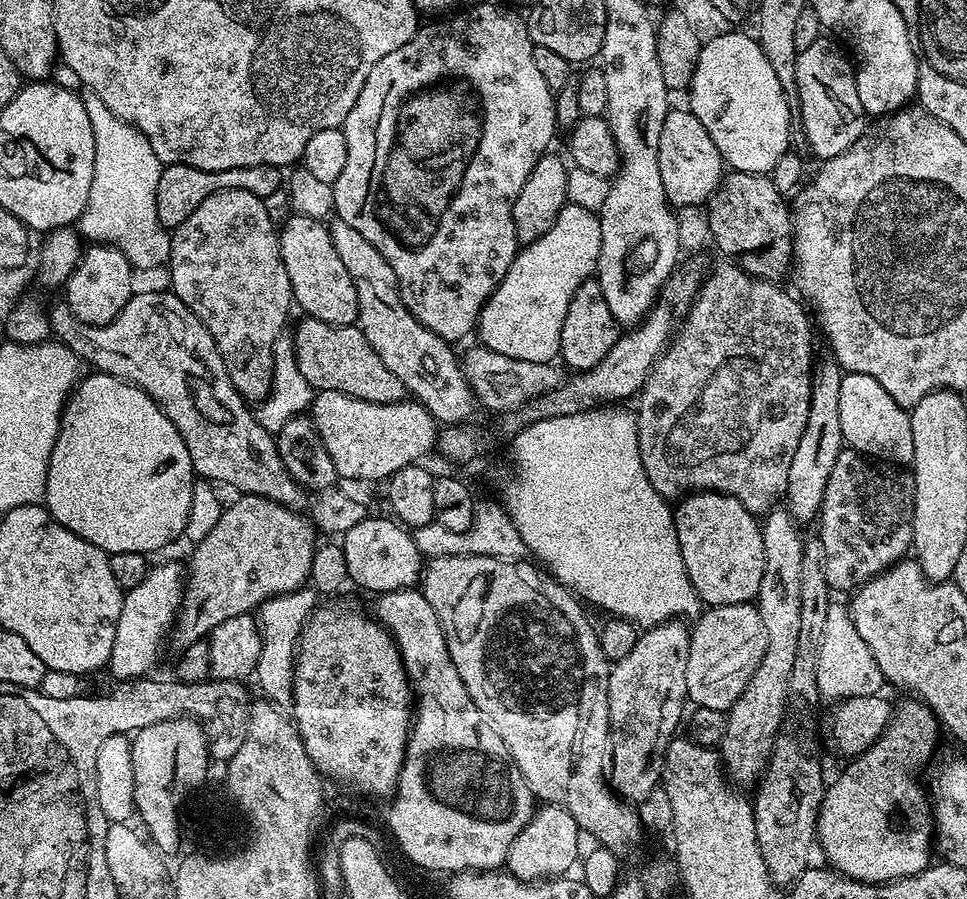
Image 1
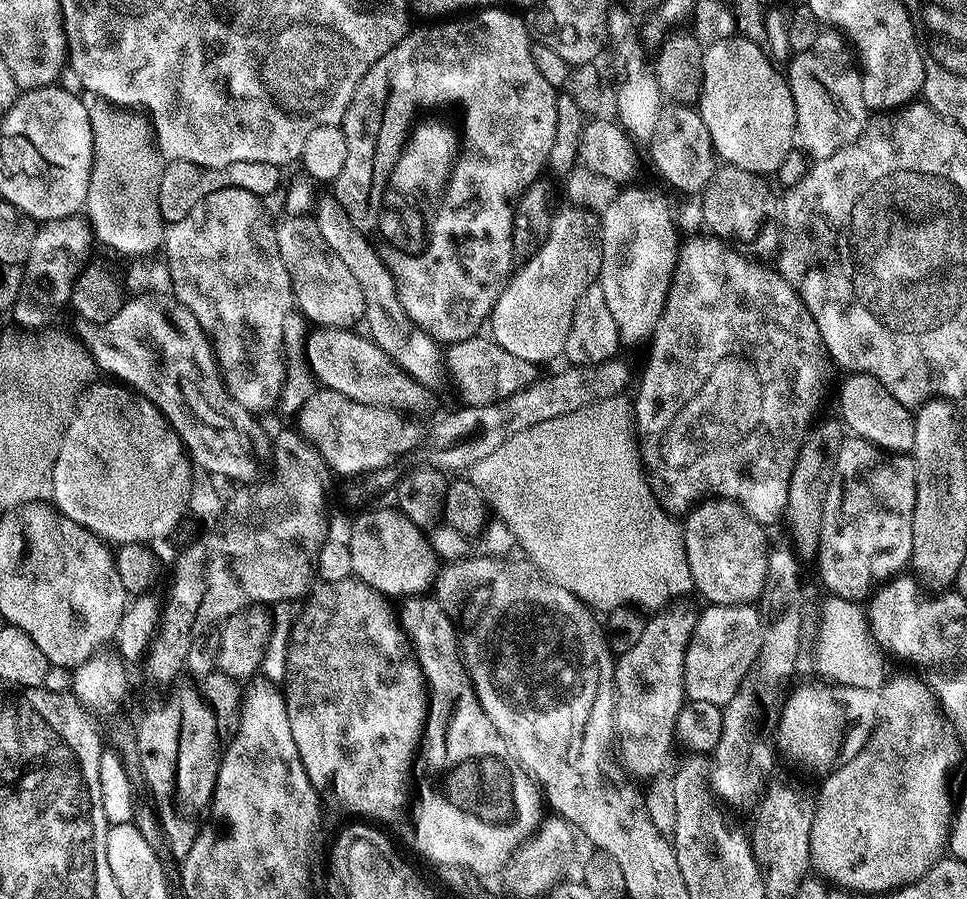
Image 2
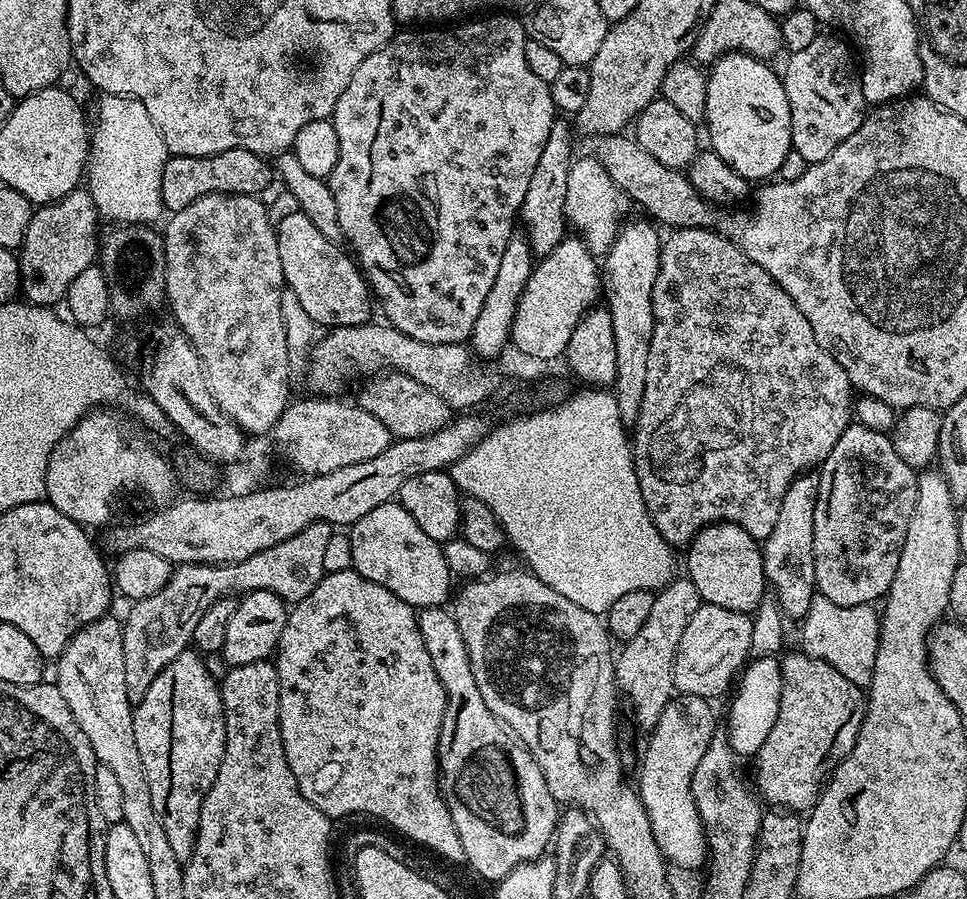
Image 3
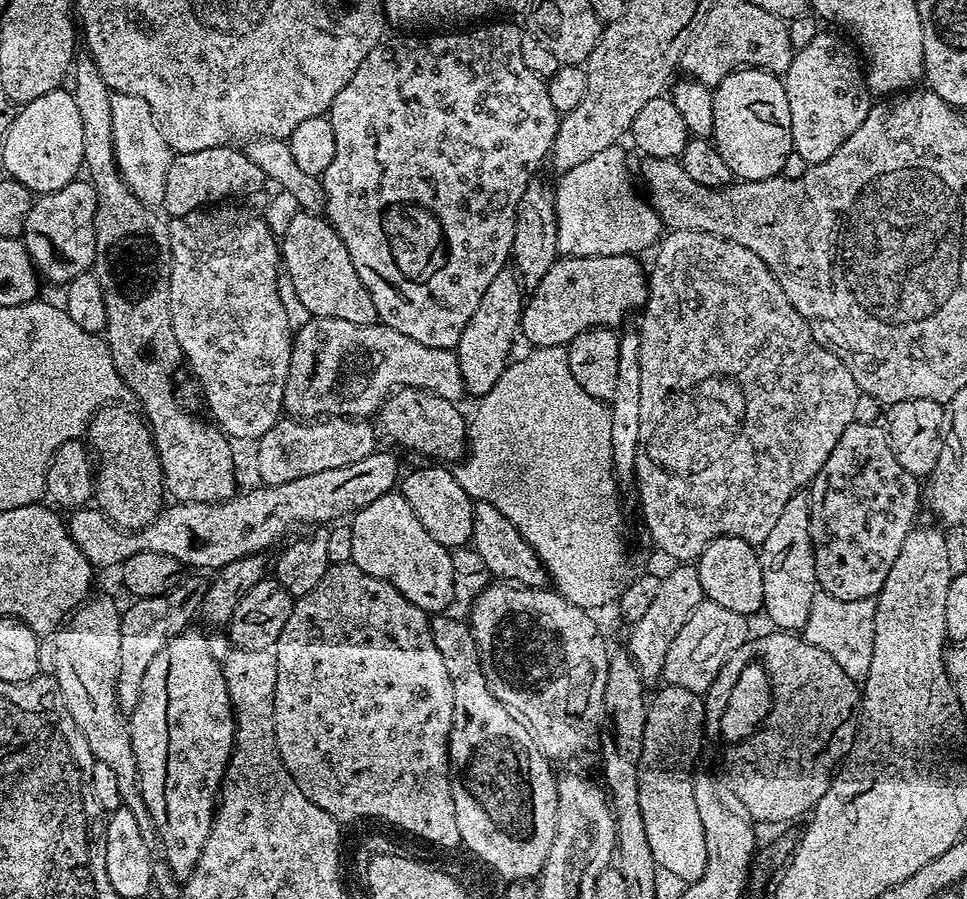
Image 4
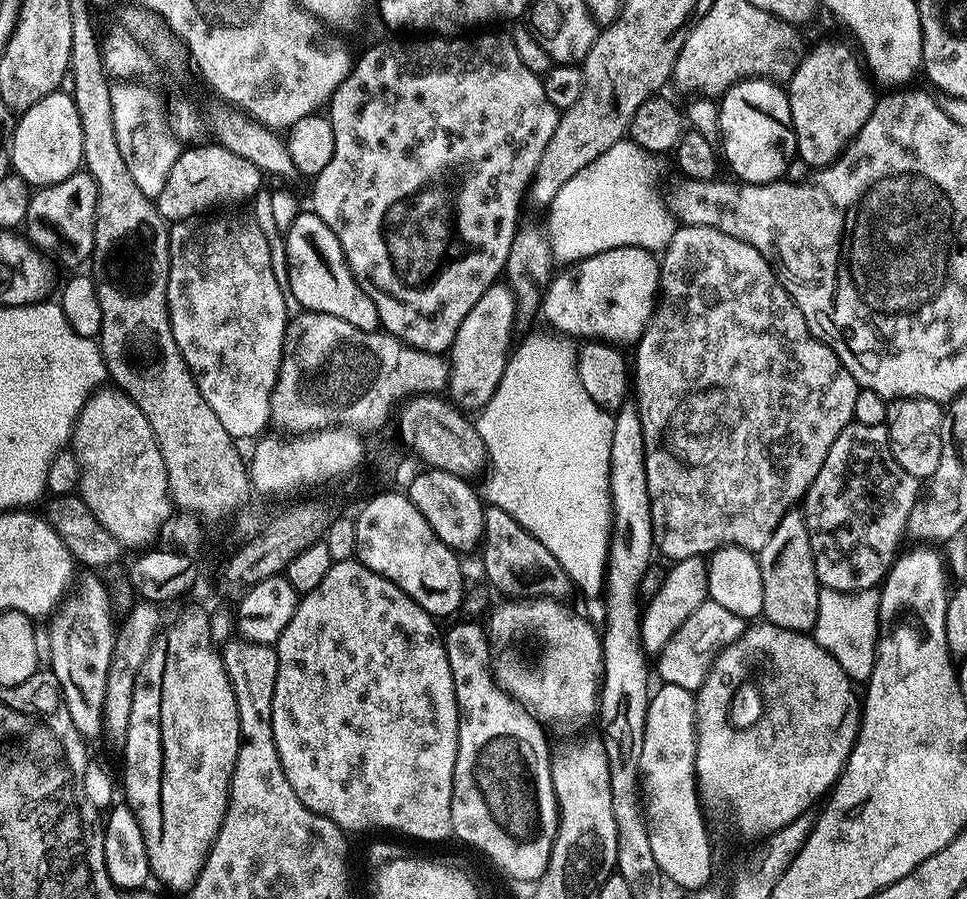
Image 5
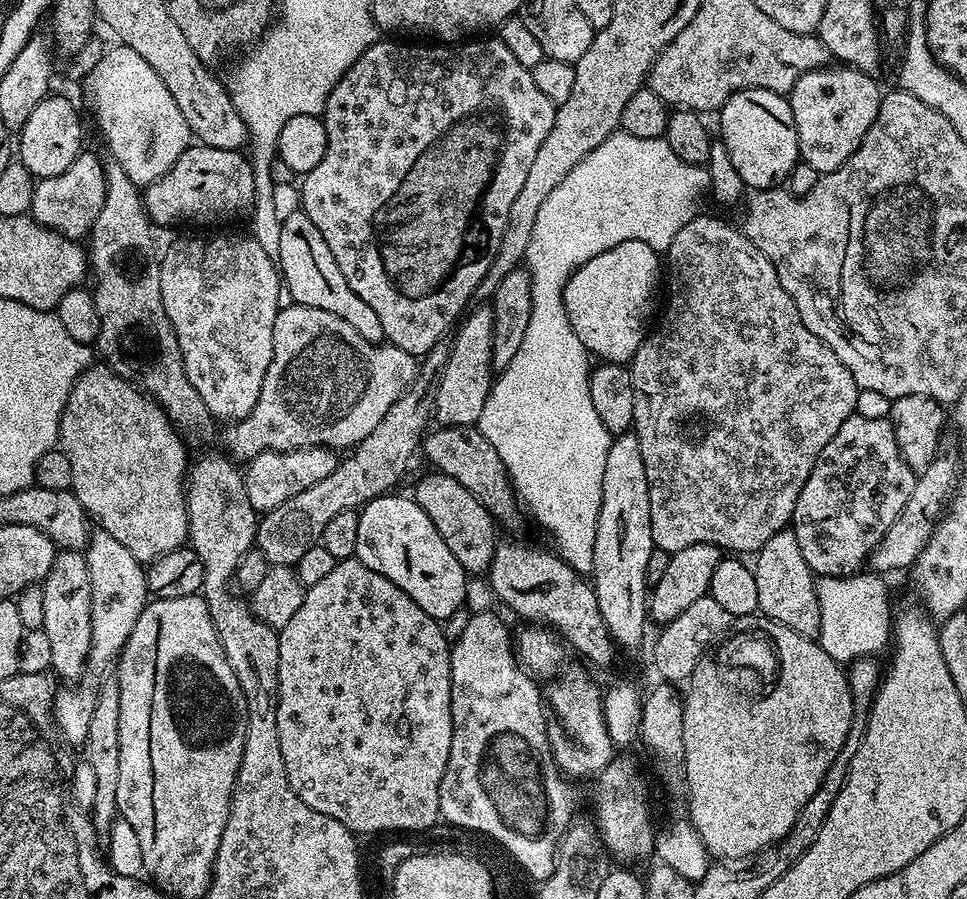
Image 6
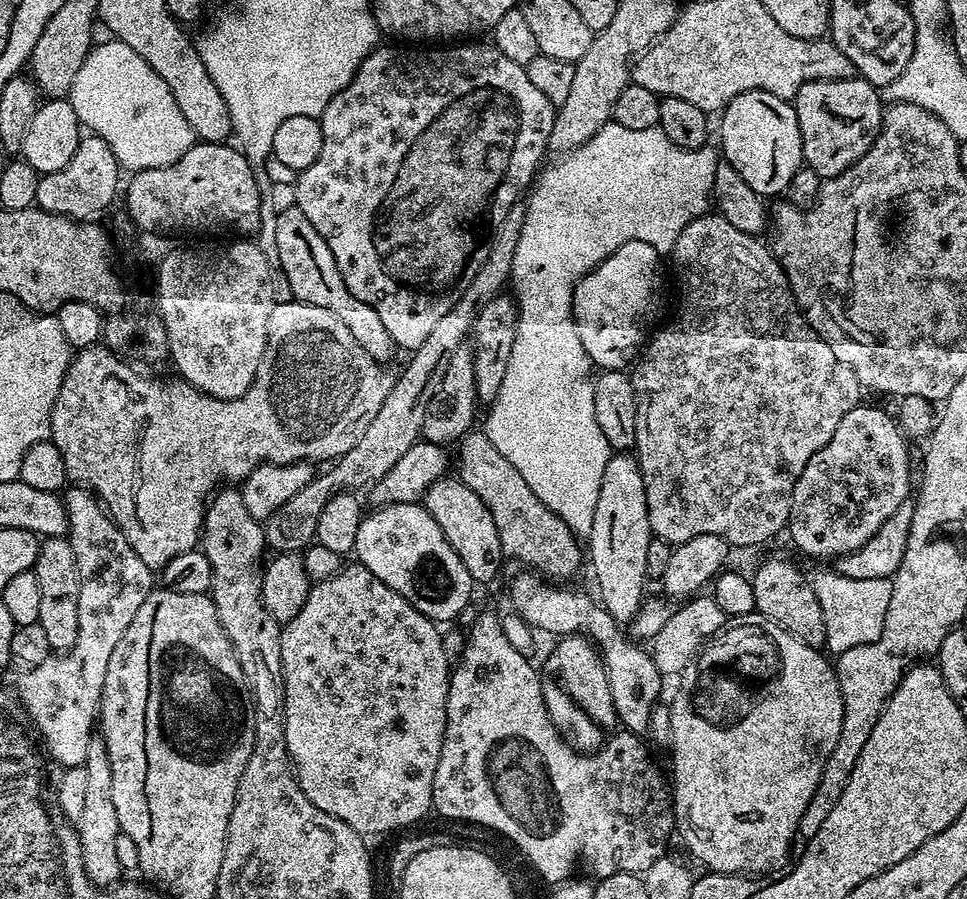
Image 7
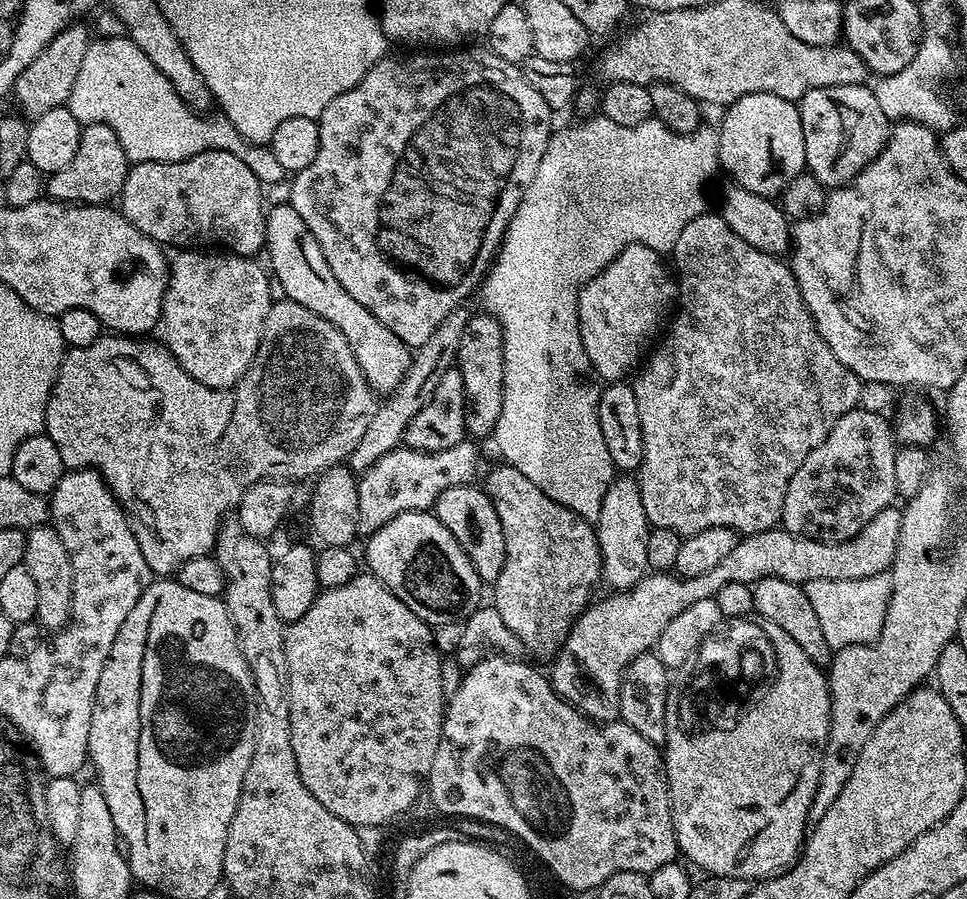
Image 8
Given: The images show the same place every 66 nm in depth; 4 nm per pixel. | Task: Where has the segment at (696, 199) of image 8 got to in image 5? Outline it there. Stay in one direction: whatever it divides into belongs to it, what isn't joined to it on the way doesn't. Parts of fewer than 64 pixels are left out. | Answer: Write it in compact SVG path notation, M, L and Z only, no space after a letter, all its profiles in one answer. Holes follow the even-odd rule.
M631 138L619 140L610 150L606 150L590 166L578 170L562 190L553 198L546 209L548 215L549 250L552 252L553 261L564 266L572 266L581 260L590 258L599 252L635 246L645 248L653 254L663 253L668 247L670 238L676 233L678 221L673 215L669 201L660 193L660 172L656 169L657 157L638 146ZM560 334L554 336L528 336L520 345L515 345L514 351L508 357L508 365L498 382L498 390L490 398L490 402L484 408L481 408L475 417L474 423L482 442L488 451L488 464L490 472L492 468L492 478L488 482L486 490L484 489L488 504L498 506L510 514L519 524L566 570L566 574L572 580L577 589L581 588L588 596L599 597L604 591L604 582L606 579L606 565L608 562L608 541L612 538L612 495L610 494L610 438L612 437L613 413L604 411L586 394L586 389L582 386L582 378L578 378L578 366L576 365L577 345L571 339L565 338Z

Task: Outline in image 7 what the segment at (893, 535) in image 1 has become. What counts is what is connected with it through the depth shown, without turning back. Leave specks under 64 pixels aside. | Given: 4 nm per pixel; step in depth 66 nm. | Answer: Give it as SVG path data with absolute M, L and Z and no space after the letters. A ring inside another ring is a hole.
M861 402L857 404L854 410L850 410L850 414L846 414L846 418L842 418L842 422L838 422L838 430L834 430L830 442L826 442L826 446L822 446L822 450L818 450L813 454L810 462L806 462L806 470L802 470L798 482L794 482L786 535L788 534L789 538L796 543L797 550L805 552L808 556L813 556L816 560L829 560L829 562L832 562L841 556L858 550L862 546L866 546L866 542L870 542L870 538L874 538L874 534L880 529L882 522L889 520L898 510L898 506L902 506L909 499L908 483L912 480L912 472L908 469L908 445L910 445L909 441L900 429L897 417L891 411L888 413L884 408L871 408L867 402Z

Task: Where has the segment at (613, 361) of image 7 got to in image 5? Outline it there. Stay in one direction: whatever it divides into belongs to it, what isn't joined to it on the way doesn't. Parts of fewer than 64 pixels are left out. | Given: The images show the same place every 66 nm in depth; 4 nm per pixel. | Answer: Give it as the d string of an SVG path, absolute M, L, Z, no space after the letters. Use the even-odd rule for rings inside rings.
M635 246L615 248L560 271L551 277L542 296L542 316L552 320L559 333L609 346L637 343L648 329L660 294L660 260L653 253Z

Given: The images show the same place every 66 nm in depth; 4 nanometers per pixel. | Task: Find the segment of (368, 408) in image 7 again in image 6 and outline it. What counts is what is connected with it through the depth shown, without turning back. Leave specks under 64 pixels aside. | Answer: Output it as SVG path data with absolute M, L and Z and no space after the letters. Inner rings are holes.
M295 302L289 303L289 305L289 308L288 305L281 307L280 313L274 318L274 354L270 358L270 370L266 370L266 378L262 380L262 390L258 394L258 402L254 402L254 410L251 414L245 420L235 421L229 427L232 429L224 436L225 442L228 443L227 455L233 461L247 462L263 452L293 452L303 448L351 450L364 441L366 434L370 434L370 430L374 430L374 426L378 426L378 422L382 422L382 418L386 418L390 406L394 406L394 402L398 402L398 398L413 387L415 380L412 379L416 376L416 368L418 372L417 357L411 356L406 350L395 348L394 345L387 342L379 344L366 342L366 338L362 338L362 334L358 334L358 330L354 330L354 326L350 326L350 322L342 322L342 318L338 318L338 314L334 314L330 310L318 310L314 306ZM103 362L93 363L78 377L60 419L58 448L66 454L66 462L70 462L70 491L76 495L95 527L110 534L110 538L118 538L118 542L141 562L151 562L170 554L178 547L179 540L176 539L182 536L181 529L180 532L176 529L176 504L183 505L186 500L190 456L188 460L179 434L164 409L151 396L114 374Z

